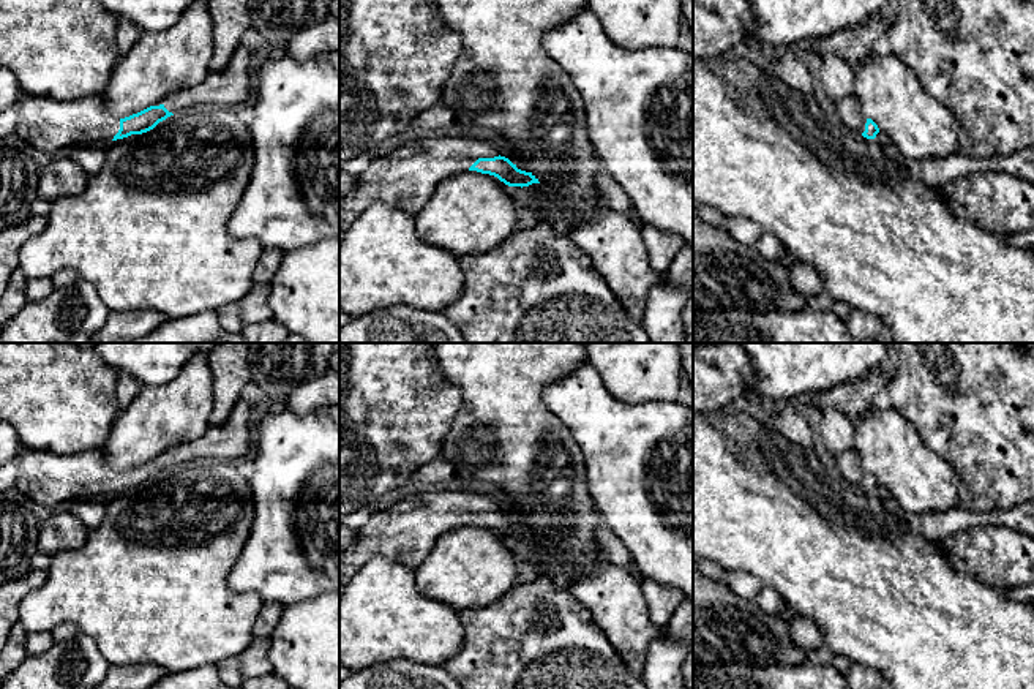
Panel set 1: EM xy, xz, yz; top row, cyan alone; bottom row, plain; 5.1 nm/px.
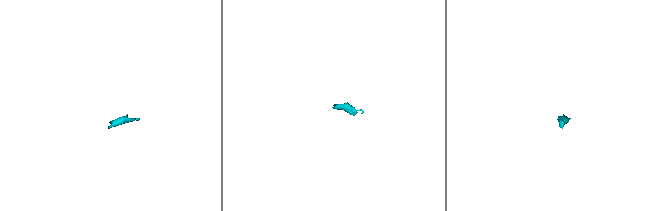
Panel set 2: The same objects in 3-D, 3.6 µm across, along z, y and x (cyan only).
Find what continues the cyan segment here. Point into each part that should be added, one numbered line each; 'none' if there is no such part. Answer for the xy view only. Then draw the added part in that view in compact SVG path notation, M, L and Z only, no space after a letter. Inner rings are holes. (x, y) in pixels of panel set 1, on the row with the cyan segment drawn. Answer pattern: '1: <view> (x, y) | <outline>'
1: xy (220, 90) | M238 46L223 71L210 71L200 84L170 93L163 104L172 114L227 112L253 100L251 76L256 62L254 52Z
2: xy (49, 125) | M103 95L58 101L46 96L24 96L16 136L43 152L88 144L107 144L120 130Z

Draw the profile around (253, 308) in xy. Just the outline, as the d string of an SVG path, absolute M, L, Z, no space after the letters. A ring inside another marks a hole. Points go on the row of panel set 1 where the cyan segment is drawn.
M254 283L242 300L227 303L215 313L226 330L242 333L242 330L251 324L273 319L268 297L270 284Z

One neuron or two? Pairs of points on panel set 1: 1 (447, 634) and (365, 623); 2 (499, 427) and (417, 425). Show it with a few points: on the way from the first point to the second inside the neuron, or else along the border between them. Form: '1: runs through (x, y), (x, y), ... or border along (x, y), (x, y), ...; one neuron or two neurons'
1: runs through (427, 631), (401, 623), (385, 623); one neuron
2: border along (458, 389), (460, 410), (439, 454); two neurons

